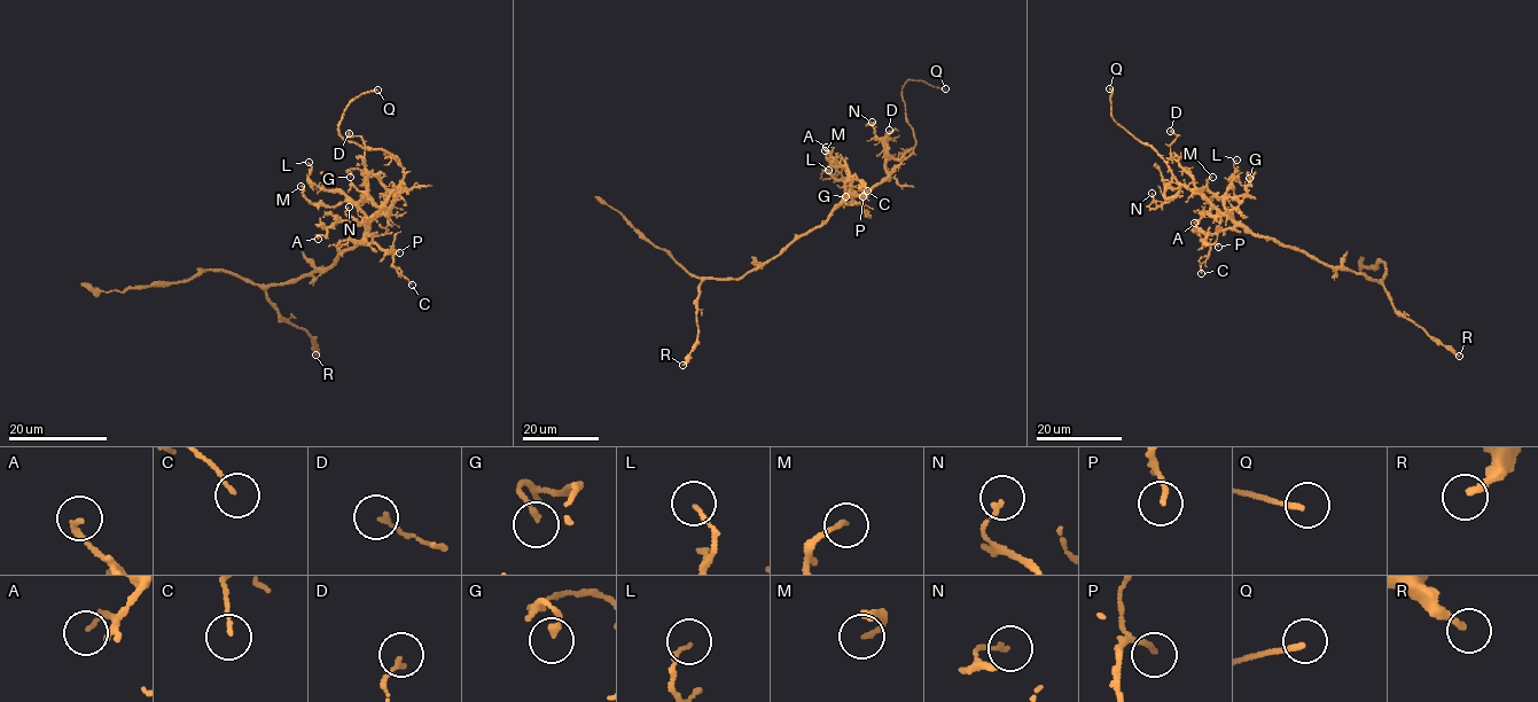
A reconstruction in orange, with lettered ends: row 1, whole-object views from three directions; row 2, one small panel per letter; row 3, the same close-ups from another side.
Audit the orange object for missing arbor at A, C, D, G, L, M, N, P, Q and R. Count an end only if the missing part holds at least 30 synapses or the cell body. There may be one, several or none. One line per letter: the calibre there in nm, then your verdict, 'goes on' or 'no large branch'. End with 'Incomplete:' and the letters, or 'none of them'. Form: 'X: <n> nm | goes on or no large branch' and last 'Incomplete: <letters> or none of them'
A: 180 nm | no large branch
C: 90 nm | no large branch
D: 140 nm | no large branch
G: 180 nm | no large branch
L: 150 nm | no large branch
M: 150 nm | no large branch
N: 130 nm | no large branch
P: 160 nm | no large branch
Q: 170 nm | goes on
R: 220 nm | no large branch
Incomplete: Q

